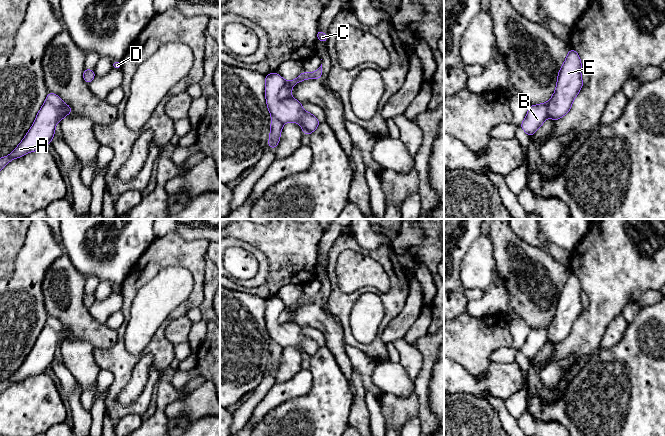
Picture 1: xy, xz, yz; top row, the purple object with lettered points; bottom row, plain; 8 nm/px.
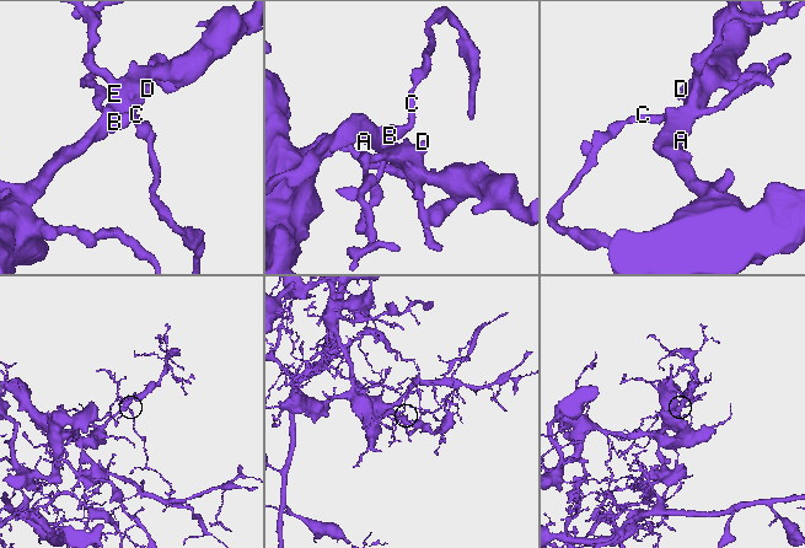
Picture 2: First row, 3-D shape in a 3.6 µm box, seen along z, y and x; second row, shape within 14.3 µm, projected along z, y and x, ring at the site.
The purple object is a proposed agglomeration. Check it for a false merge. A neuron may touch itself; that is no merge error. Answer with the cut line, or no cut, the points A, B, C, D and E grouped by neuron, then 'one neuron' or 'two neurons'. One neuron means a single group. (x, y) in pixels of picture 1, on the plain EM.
xz (285, 305), (278, 318), (280, 324) | A D E / B C | two neurons

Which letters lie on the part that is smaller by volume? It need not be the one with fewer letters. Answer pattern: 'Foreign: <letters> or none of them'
Foreign: B, C

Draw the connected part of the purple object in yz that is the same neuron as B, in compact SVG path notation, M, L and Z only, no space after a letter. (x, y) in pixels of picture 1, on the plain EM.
M548 326L530 329L527 339L520 349L529 361L531 361L548 342L547 328Z

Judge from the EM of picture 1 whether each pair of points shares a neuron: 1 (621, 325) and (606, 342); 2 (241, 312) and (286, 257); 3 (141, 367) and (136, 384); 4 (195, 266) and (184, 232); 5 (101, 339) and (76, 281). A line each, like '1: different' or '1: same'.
1: same
2: different
3: same
4: different
5: same

